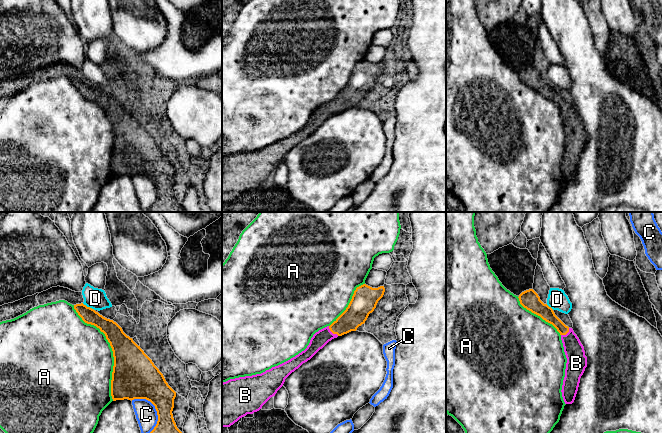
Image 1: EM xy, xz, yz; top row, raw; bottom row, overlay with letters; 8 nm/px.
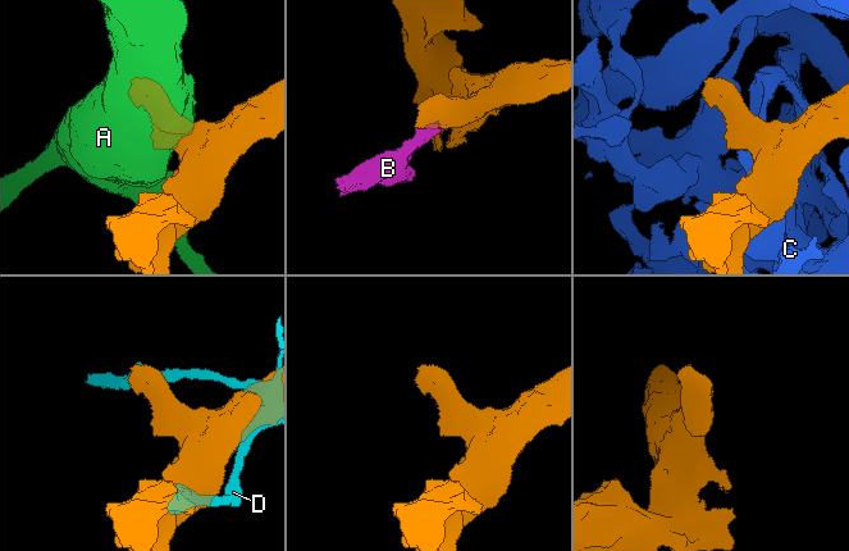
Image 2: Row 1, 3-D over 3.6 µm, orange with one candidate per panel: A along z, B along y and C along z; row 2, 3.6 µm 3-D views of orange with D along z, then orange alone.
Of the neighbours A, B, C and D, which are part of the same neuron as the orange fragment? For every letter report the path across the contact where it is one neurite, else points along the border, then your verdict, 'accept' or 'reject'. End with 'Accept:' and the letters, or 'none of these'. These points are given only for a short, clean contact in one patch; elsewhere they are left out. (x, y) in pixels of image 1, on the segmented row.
A: reject
B: accept
C: reject
D: reject
Accept: B

